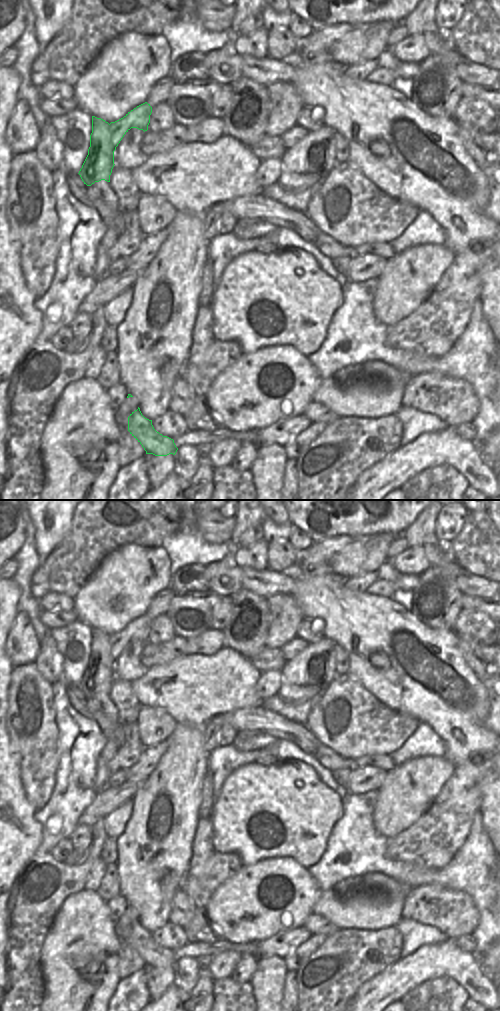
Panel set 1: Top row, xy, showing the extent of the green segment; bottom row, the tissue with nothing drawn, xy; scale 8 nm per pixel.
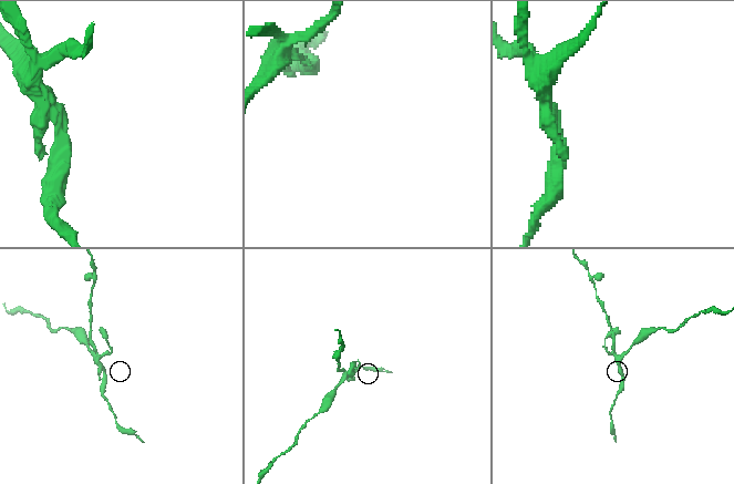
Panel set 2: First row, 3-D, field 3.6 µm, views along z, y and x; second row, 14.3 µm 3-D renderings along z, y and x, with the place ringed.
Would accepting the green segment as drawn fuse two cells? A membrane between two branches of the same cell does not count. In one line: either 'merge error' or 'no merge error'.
merge error

